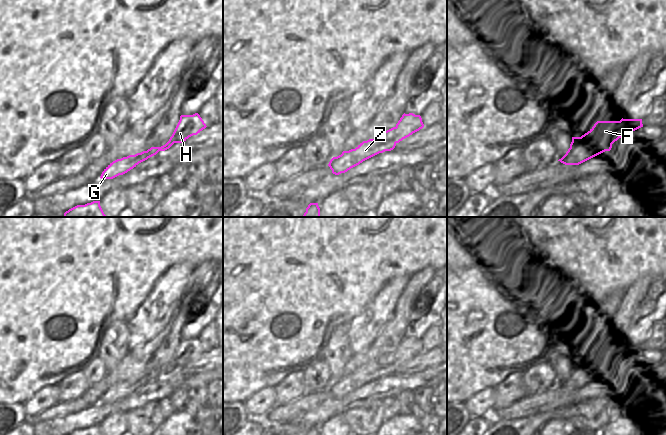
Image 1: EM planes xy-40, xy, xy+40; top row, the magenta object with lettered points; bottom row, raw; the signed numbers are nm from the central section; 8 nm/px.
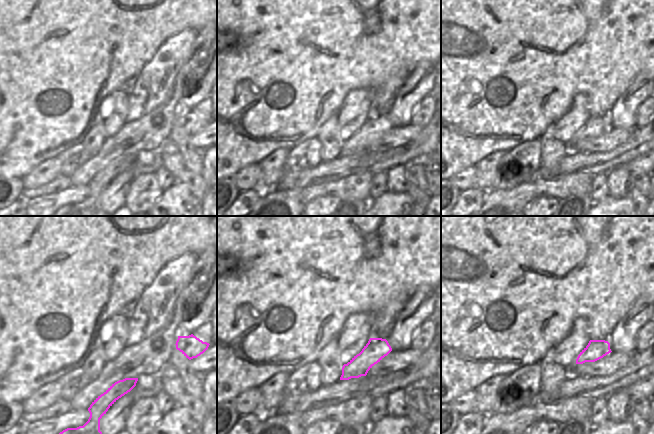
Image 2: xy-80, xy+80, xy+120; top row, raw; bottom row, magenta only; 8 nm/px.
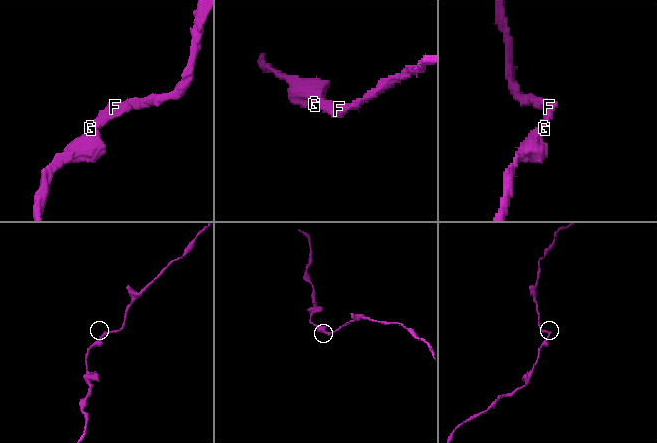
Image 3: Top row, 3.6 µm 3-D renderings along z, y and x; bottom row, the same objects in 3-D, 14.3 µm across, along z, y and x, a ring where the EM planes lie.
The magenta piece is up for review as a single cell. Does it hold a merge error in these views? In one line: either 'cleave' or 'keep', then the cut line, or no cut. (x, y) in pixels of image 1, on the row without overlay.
keep | no cut

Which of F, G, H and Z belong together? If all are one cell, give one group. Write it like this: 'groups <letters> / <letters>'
groups F G H Z

